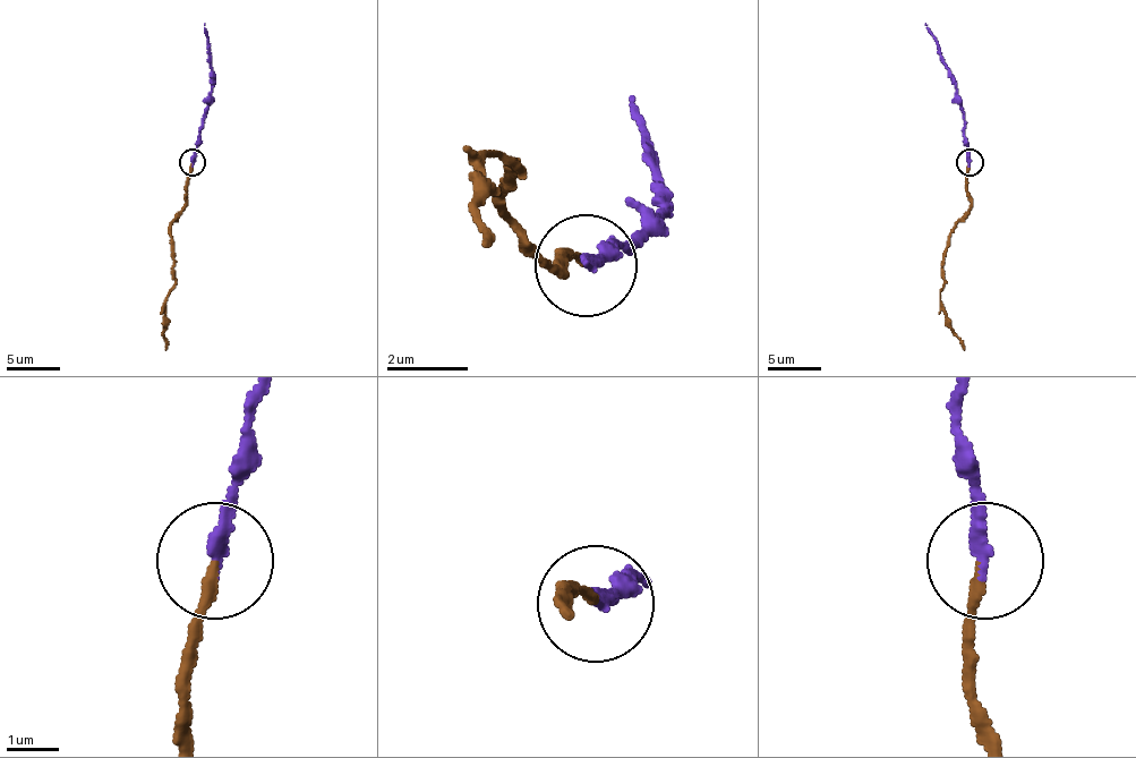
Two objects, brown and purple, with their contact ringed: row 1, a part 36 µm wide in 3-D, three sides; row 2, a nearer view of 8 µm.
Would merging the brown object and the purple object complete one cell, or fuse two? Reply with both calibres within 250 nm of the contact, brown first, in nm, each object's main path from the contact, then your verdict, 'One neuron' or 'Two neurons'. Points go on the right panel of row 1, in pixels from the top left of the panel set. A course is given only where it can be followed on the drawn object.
Thickness 180 nm (brown) against 240 nm. Course of brown: (970, 163), (970, 209), (949, 238), (940, 299), (946, 323), (965, 350). Course of purple: (970, 163), (954, 77), (938, 40), (924, 24). One neuron

